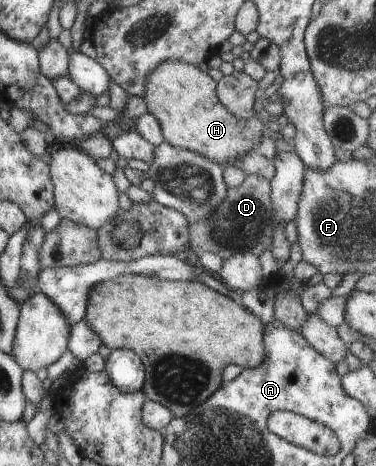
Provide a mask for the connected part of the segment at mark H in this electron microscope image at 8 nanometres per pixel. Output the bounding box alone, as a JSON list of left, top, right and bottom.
[143,60,265,166]

